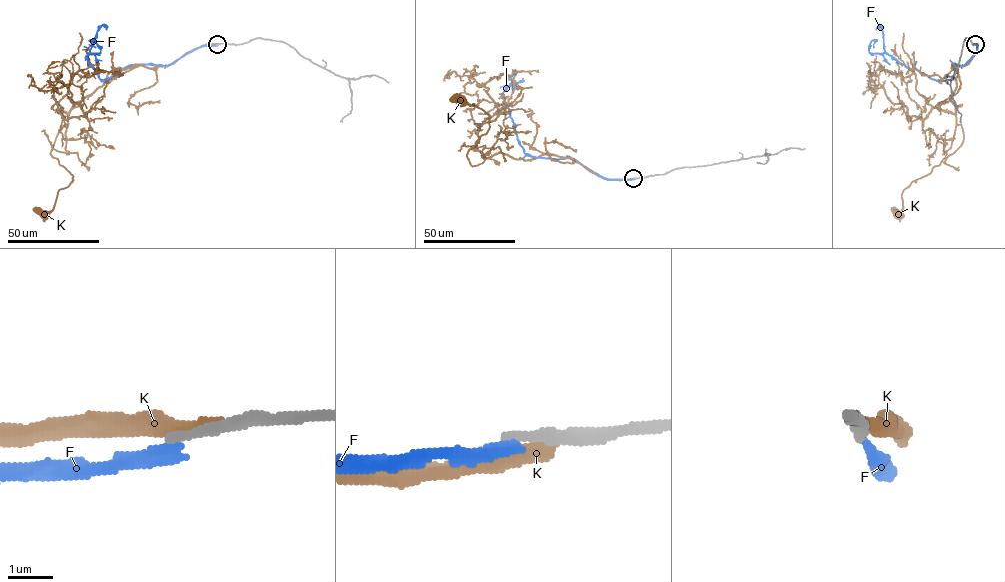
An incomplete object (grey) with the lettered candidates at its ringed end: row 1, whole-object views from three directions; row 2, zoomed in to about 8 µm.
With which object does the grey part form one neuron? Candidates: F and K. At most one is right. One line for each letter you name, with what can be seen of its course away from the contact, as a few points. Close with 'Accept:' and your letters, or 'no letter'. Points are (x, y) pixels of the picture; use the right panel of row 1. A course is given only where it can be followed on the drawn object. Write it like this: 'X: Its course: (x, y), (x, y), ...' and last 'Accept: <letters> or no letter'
Accept: no letter

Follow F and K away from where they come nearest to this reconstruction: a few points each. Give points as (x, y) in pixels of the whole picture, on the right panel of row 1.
F: (976, 44), (945, 80), (872, 53), (874, 40), (874, 47)
K: (976, 44), (966, 65), (952, 67), (957, 73), (950, 100), (962, 144), (903, 191), (899, 215)

